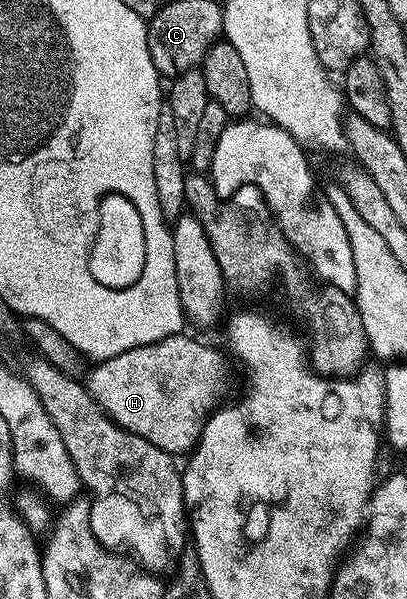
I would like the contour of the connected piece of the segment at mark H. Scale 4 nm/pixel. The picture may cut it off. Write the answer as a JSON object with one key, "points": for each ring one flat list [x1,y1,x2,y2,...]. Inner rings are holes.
{"points":[[180,333,165,337,153,345,132,348,122,355,96,362,87,377,84,376,83,379,88,395,121,429,147,439,149,443,174,457,179,457,181,453,185,455,192,452,197,445,206,419,218,404,217,391,221,375,221,359,218,353,186,335]]}

